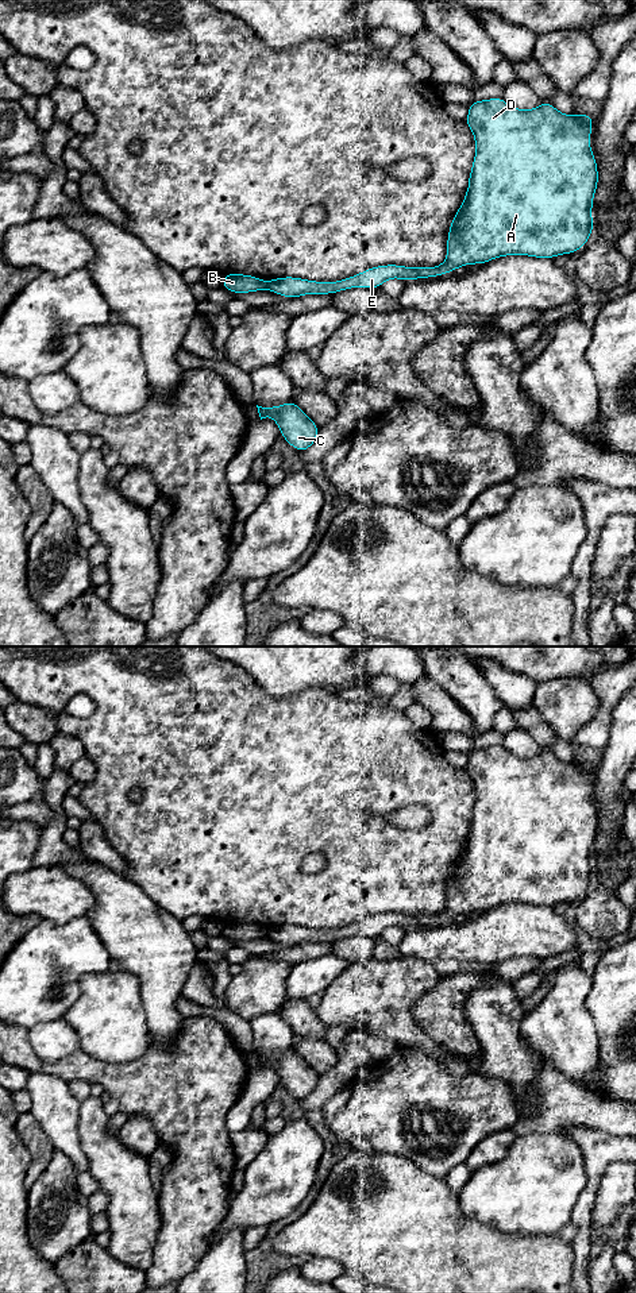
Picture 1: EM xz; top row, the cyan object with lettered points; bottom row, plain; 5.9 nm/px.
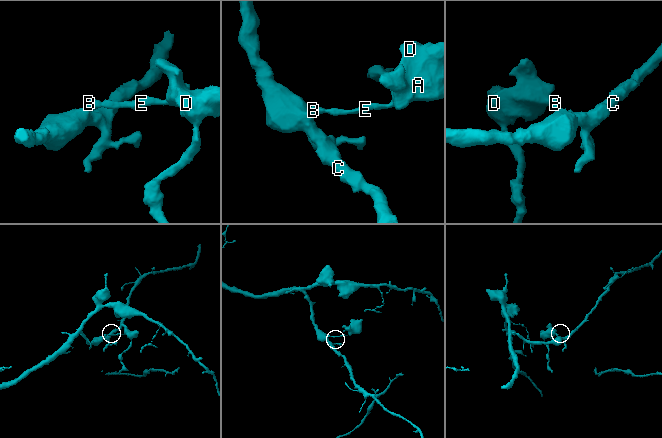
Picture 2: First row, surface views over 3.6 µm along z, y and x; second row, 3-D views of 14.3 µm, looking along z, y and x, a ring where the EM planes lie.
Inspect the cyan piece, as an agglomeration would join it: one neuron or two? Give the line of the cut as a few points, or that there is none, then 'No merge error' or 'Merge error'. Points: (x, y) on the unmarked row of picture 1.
Split along xz (266, 930), (268, 936). Merge error

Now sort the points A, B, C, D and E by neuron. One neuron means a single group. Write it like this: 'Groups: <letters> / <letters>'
Groups: A D E / B C

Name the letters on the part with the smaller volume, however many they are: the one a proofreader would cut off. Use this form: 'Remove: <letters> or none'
Remove: A, D, E

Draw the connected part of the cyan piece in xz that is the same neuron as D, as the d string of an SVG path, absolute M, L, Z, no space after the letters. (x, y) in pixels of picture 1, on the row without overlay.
M496 745L471 750L465 769L475 787L475 804L465 848L450 872L447 906L442 912L419 916L383 912L336 930L282 925L267 929L267 938L286 946L352 935L374 938L392 926L404 930L433 926L506 903L552 907L582 896L593 883L591 857L598 834L597 808L590 796L594 767L581 760L563 763L547 749L523 759Z

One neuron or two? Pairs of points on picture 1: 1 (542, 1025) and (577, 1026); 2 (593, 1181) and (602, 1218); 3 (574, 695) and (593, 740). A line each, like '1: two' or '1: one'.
1: one
2: two
3: two

